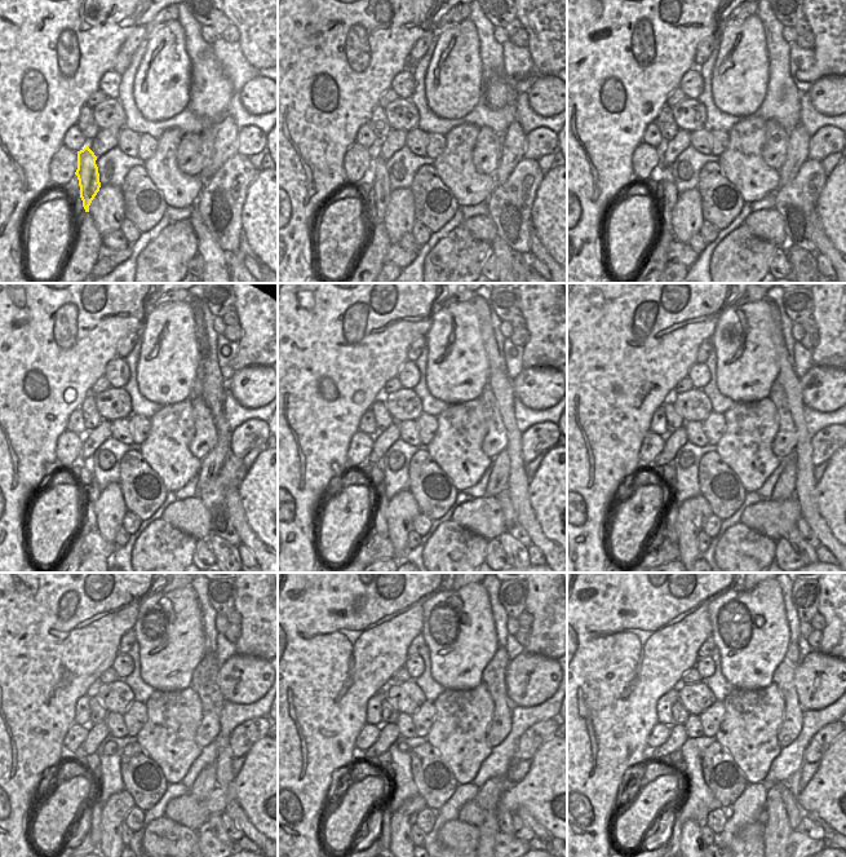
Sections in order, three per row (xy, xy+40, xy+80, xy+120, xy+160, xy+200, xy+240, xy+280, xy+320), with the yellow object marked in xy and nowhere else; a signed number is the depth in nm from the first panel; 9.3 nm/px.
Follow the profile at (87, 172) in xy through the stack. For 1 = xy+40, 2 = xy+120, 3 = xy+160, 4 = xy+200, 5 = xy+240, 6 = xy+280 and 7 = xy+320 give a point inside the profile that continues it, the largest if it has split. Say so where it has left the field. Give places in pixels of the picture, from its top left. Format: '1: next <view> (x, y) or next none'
1: next xy+40 (381, 185)
2: next xy+120 (92, 491)
3: next xy+160 (380, 525)
4: next xy+200 (669, 530)
5: next xy+240 (94, 811)
6: next xy+280 (384, 827)
7: next xy+320 (674, 835)

